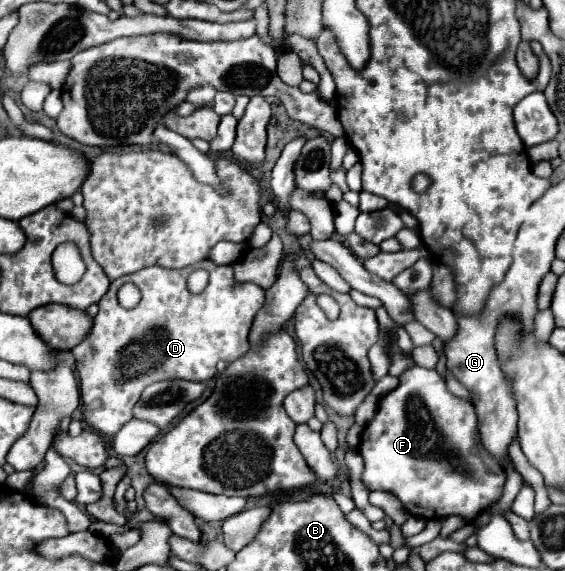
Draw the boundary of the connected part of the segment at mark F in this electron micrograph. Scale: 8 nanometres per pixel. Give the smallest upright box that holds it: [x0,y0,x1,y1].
[358,366,506,522]

